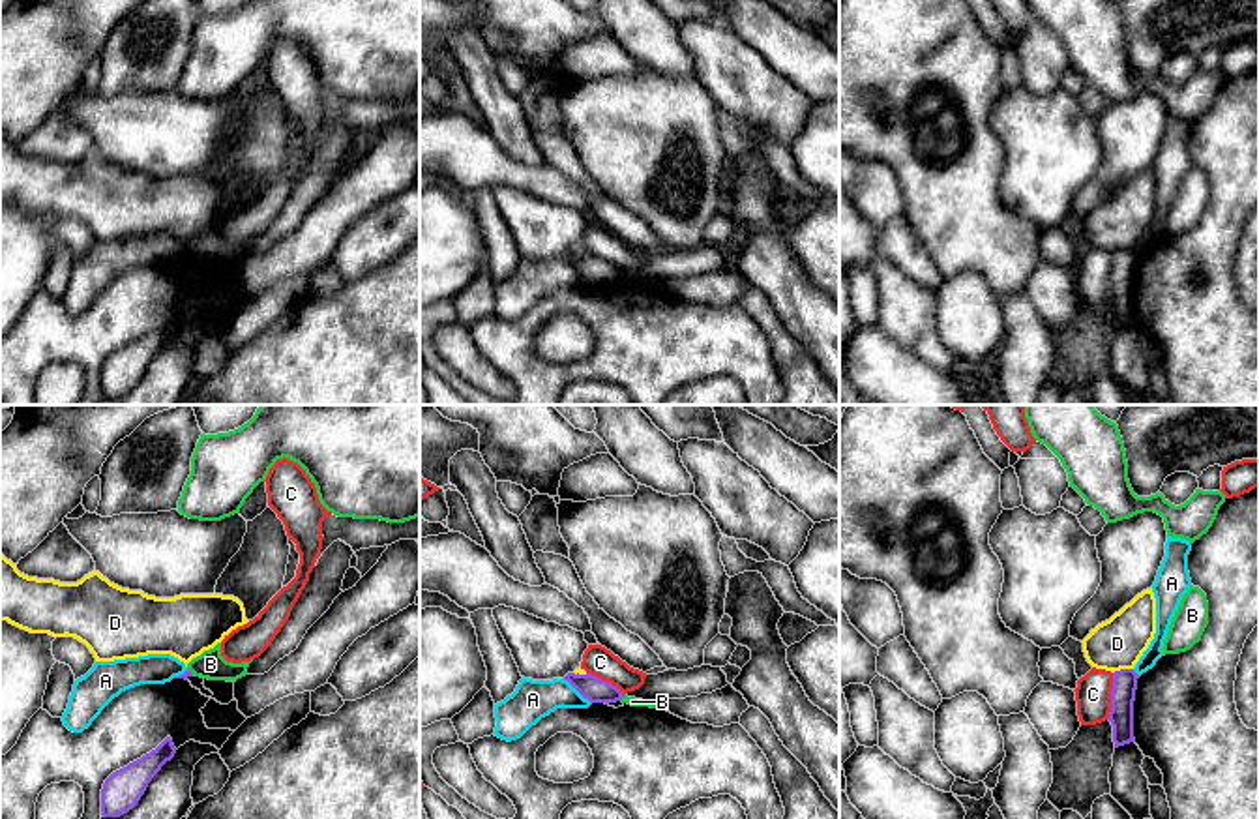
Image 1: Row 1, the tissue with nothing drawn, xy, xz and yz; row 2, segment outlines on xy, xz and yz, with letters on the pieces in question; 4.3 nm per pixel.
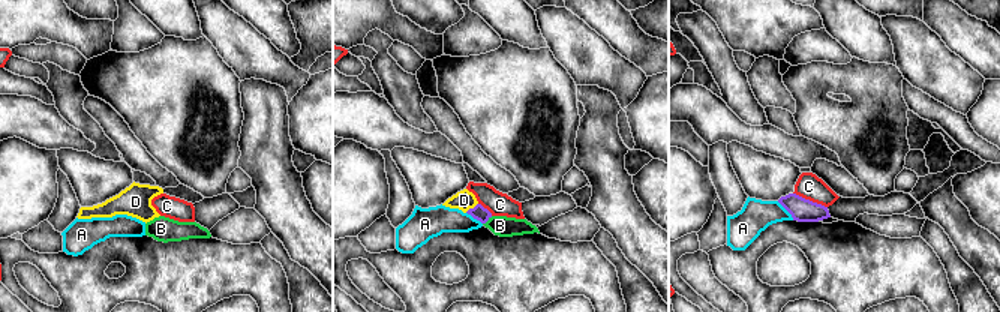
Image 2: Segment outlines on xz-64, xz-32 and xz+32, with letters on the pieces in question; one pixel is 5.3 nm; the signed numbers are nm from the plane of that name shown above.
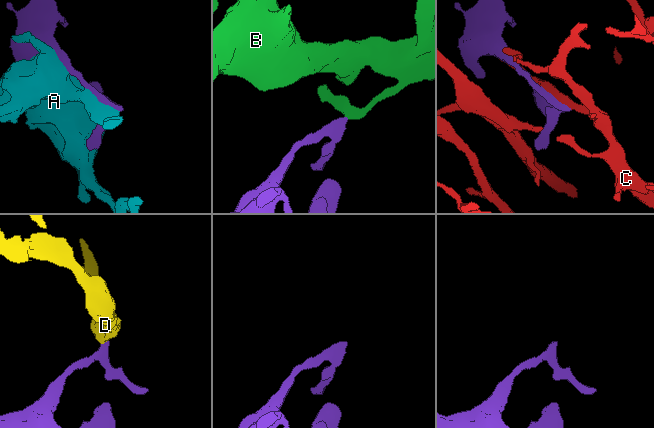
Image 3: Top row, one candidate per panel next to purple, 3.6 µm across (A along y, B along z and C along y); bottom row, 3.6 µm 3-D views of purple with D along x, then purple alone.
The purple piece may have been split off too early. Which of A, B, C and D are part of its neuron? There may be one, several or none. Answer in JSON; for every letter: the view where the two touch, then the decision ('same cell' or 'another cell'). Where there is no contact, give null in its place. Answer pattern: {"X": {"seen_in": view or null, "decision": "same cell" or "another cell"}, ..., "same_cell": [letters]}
{"A": {"seen_in": "xz", "decision": "another cell"}, "B": {"seen_in": "xz", "decision": "another cell"}, "C": {"seen_in": "yz", "decision": "another cell"}, "D": {"seen_in": "yz", "decision": "another cell"}, "same_cell": []}

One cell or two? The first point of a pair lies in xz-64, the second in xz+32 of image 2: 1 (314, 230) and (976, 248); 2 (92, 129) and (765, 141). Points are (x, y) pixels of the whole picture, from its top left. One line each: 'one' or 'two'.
1: one
2: two

